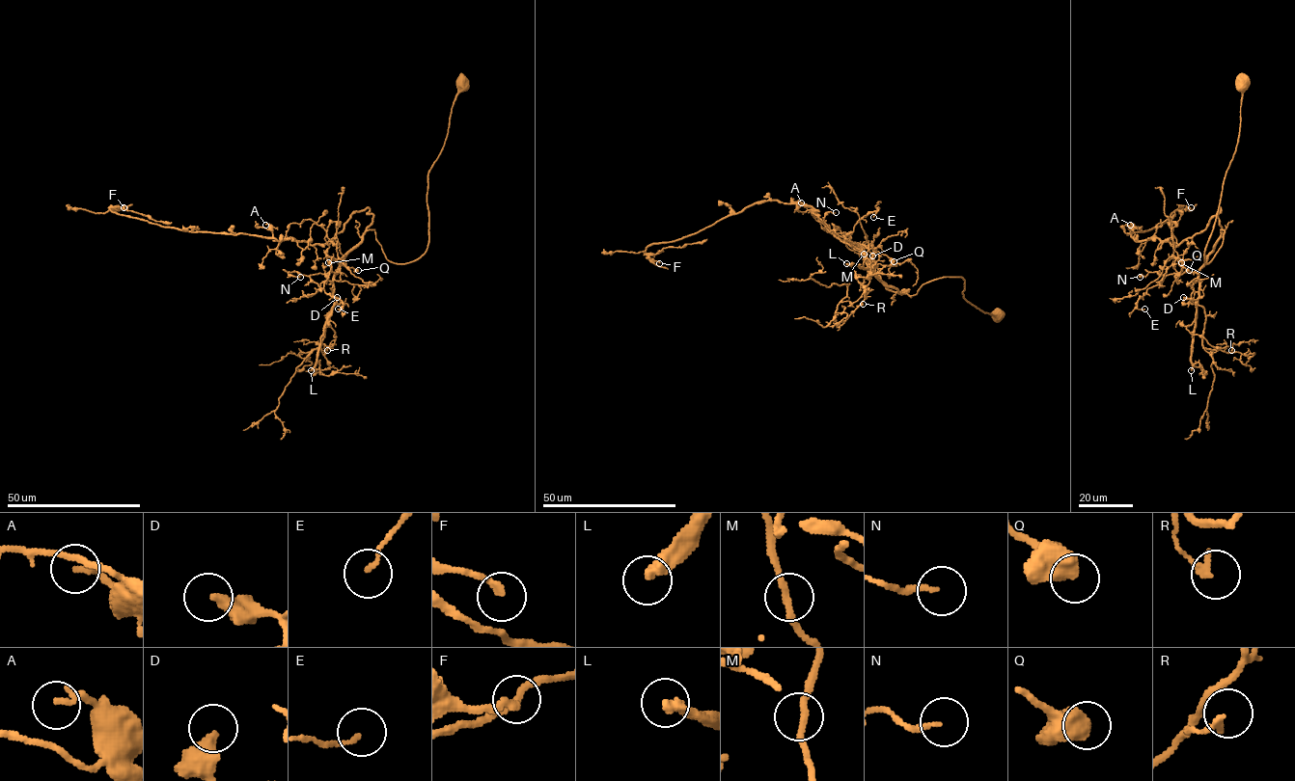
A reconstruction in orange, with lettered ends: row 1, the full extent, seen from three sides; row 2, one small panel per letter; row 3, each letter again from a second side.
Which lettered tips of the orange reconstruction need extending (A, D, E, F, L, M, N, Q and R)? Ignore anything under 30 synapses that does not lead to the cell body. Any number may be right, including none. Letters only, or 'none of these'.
L

